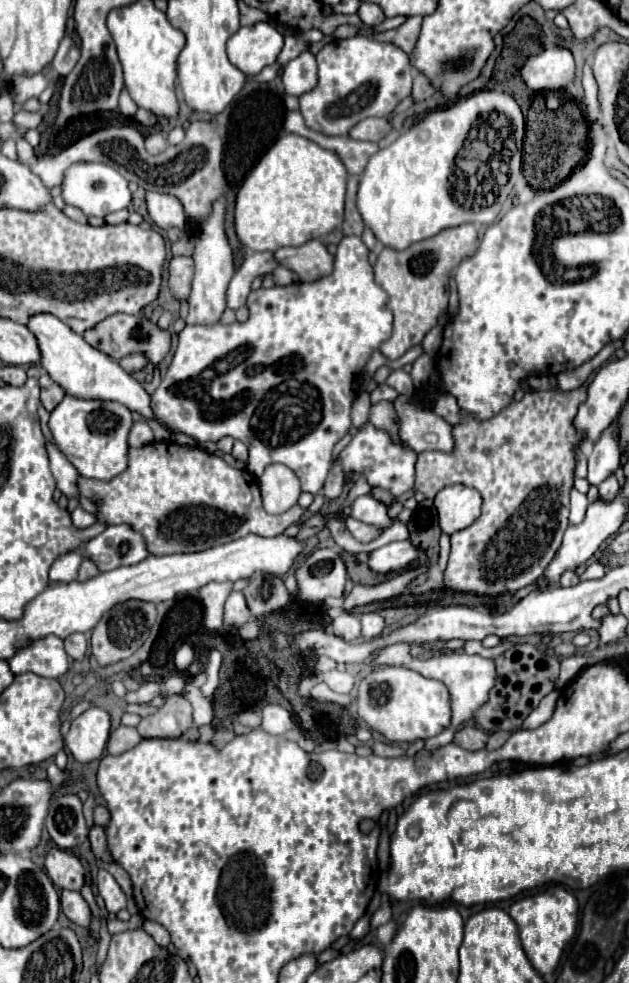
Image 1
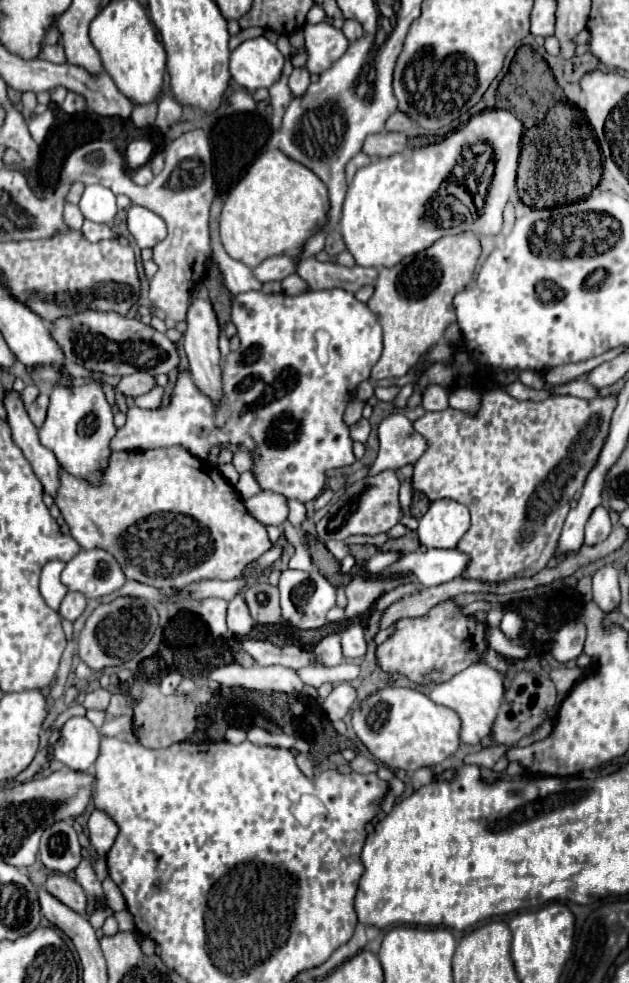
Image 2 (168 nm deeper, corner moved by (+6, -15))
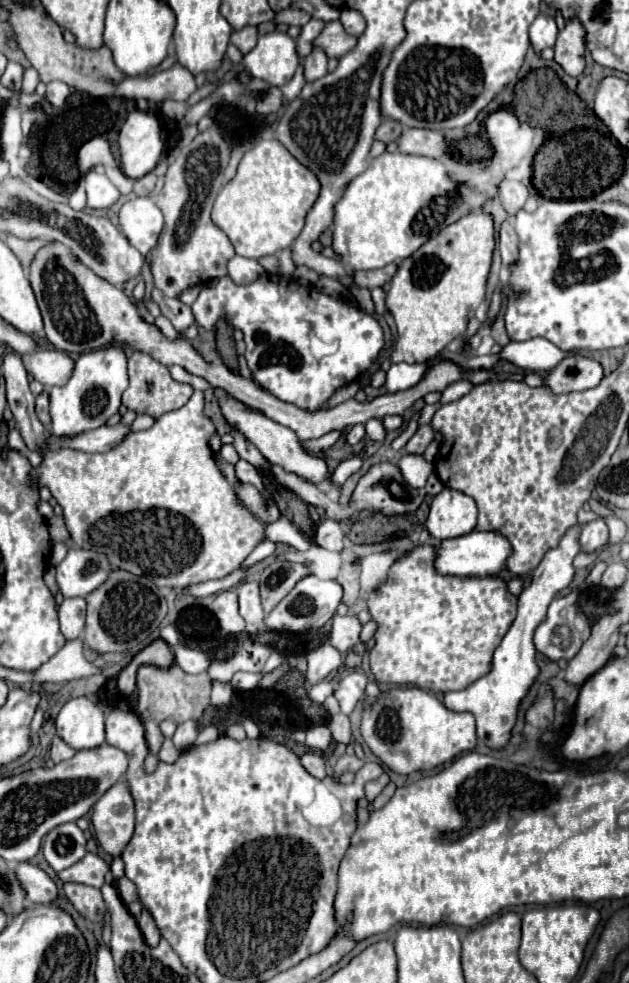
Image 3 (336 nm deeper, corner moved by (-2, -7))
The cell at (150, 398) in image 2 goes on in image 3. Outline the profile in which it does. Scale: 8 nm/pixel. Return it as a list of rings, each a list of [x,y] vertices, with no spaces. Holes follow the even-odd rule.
[[[194,391],[194,395],[190,397],[190,401],[184,407],[180,407],[176,411],[164,413],[146,431],[130,433],[128,439],[124,439],[124,443],[116,445],[112,451],[106,451],[106,453],[84,453],[84,451],[62,447],[62,449],[48,451],[44,455],[44,463],[38,469],[34,469],[34,475],[36,475],[40,485],[44,485],[44,487],[48,487],[52,491],[54,499],[64,509],[66,527],[68,527],[68,531],[70,531],[70,535],[72,535],[72,539],[74,539],[74,543],[78,547],[92,549],[92,551],[104,551],[108,555],[108,559],[112,559],[112,565],[116,569],[124,569],[124,571],[134,573],[134,575],[150,577],[158,587],[172,587],[172,589],[184,589],[184,587],[194,585],[194,583],[204,583],[204,581],[210,581],[210,579],[224,577],[224,575],[228,575],[230,571],[234,571],[236,567],[240,567],[244,563],[244,559],[254,551],[254,547],[264,541],[266,525],[260,523],[244,507],[244,503],[240,501],[240,497],[236,493],[236,487],[232,483],[228,483],[228,479],[220,473],[220,469],[216,465],[216,459],[214,459],[214,451],[210,449],[210,443],[208,443],[216,429],[214,429],[212,421],[202,411],[204,411],[204,395],[202,395],[202,391]]]

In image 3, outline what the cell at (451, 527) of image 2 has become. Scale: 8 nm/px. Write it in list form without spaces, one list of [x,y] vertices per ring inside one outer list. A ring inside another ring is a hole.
[[[444,487],[432,501],[426,529],[436,539],[452,539],[470,533],[476,527],[476,501],[460,491]]]

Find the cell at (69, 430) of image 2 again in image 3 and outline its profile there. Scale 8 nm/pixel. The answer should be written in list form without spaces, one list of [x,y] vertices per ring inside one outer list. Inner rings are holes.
[[[106,347],[100,351],[84,353],[76,359],[72,379],[62,387],[50,389],[50,417],[52,417],[52,433],[60,439],[80,435],[84,431],[98,429],[106,425],[106,421],[118,411],[122,391],[128,387],[126,375],[126,353],[122,347]]]

